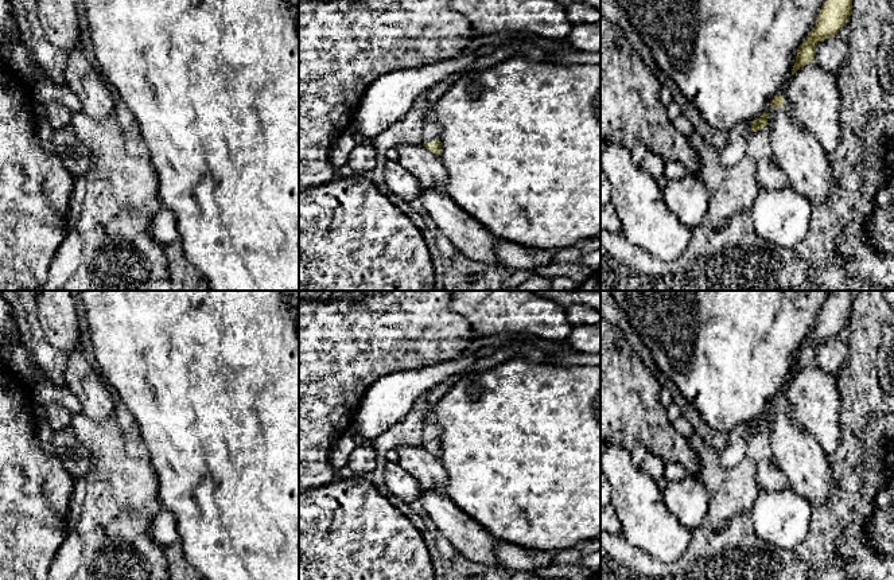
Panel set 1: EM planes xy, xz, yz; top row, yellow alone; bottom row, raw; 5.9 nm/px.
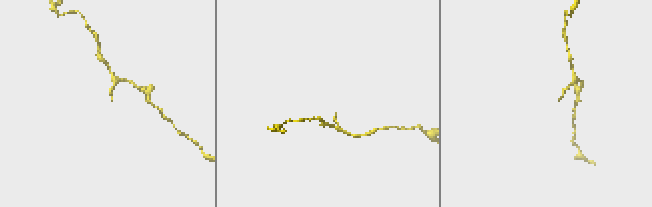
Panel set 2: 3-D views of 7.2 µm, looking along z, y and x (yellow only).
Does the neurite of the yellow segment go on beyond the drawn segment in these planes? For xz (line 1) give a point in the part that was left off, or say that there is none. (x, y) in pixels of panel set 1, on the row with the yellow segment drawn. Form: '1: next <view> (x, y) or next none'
1: next xz (431, 131)

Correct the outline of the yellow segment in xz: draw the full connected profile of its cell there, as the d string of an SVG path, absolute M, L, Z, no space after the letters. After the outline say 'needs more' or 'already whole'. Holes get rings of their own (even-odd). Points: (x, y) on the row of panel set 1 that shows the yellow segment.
M431 118L423 125L423 145L436 156L442 151L440 131L440 125Z; needs more

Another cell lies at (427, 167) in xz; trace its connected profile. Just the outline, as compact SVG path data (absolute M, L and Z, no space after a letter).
M401 144L399 163L417 180L421 190L435 190L447 194L448 174L439 156L423 144Z

